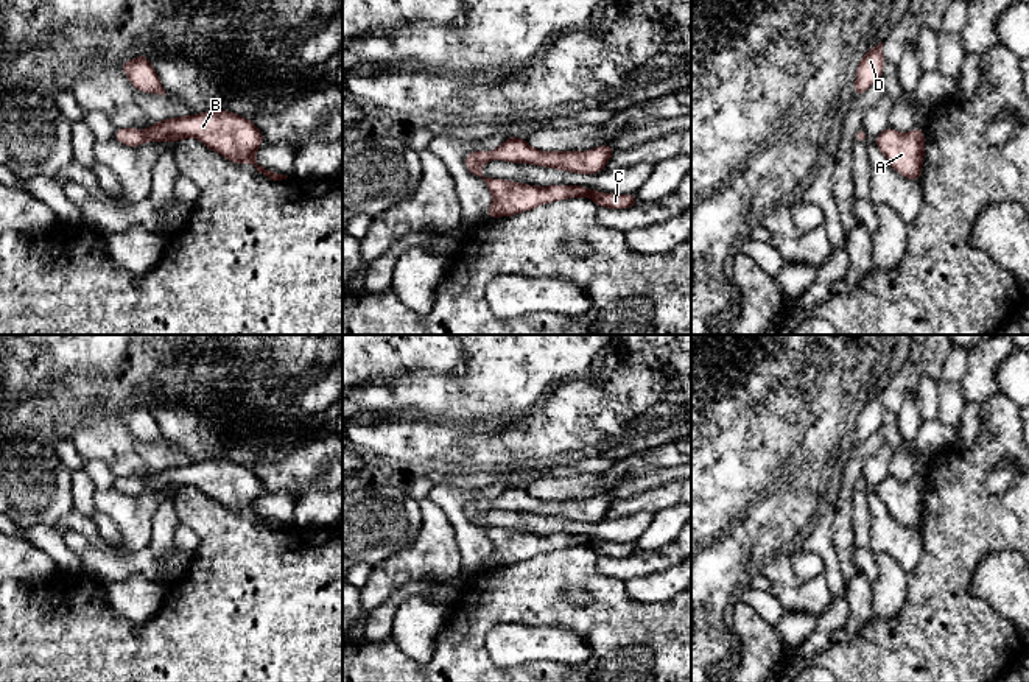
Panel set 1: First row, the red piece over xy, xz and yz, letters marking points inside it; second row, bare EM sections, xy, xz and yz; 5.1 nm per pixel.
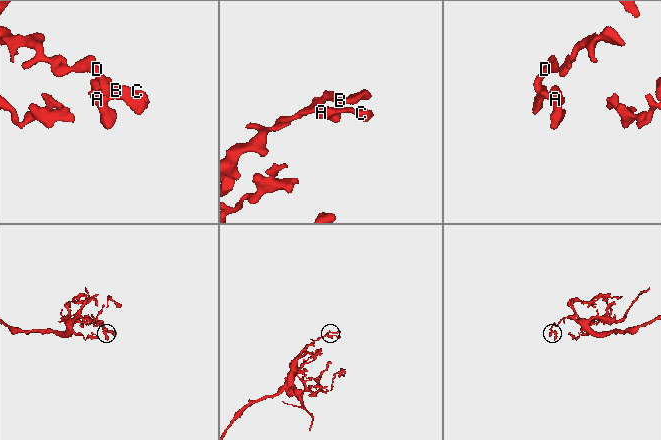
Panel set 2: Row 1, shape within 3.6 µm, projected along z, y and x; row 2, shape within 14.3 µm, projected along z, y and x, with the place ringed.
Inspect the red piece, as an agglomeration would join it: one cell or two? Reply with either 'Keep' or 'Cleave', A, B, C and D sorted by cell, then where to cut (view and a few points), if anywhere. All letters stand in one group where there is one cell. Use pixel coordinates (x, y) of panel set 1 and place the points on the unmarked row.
Keep. Groups: A B C D. No split

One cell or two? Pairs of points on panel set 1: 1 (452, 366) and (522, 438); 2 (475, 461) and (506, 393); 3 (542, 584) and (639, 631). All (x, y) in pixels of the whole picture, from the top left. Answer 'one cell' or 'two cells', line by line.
1: two cells
2: two cells
3: one cell

